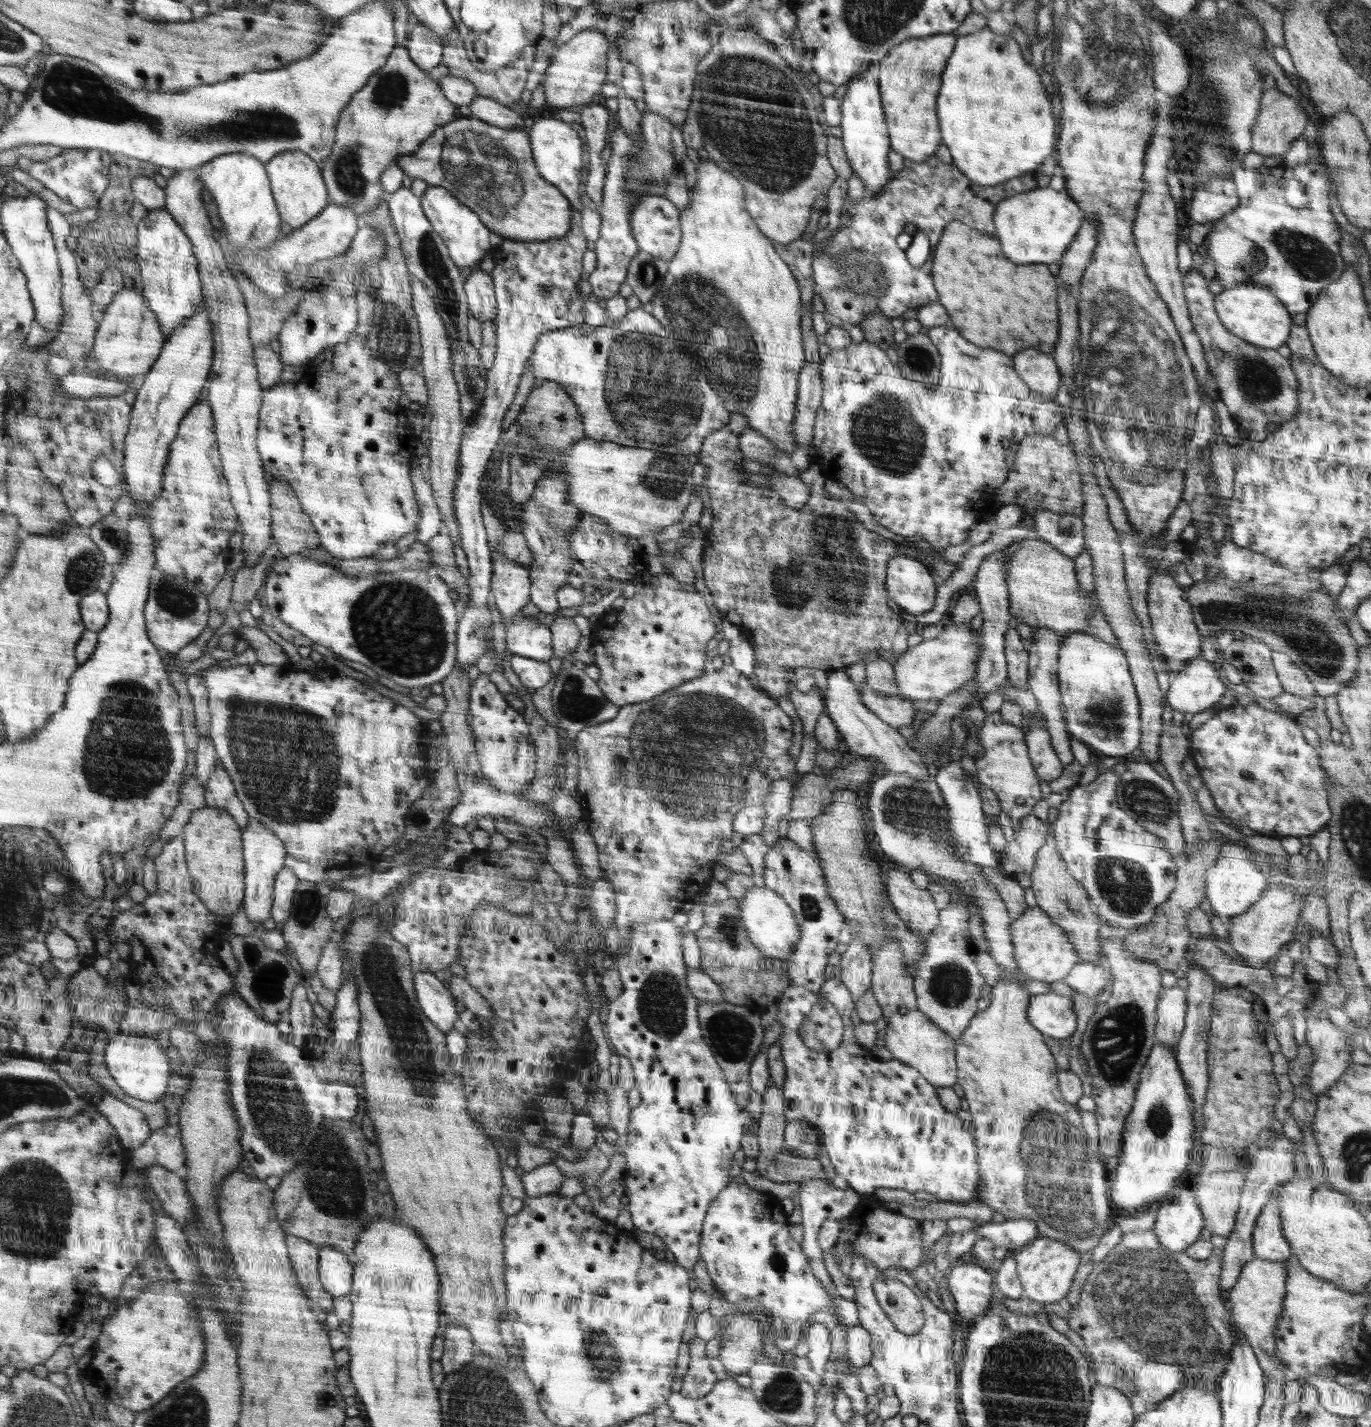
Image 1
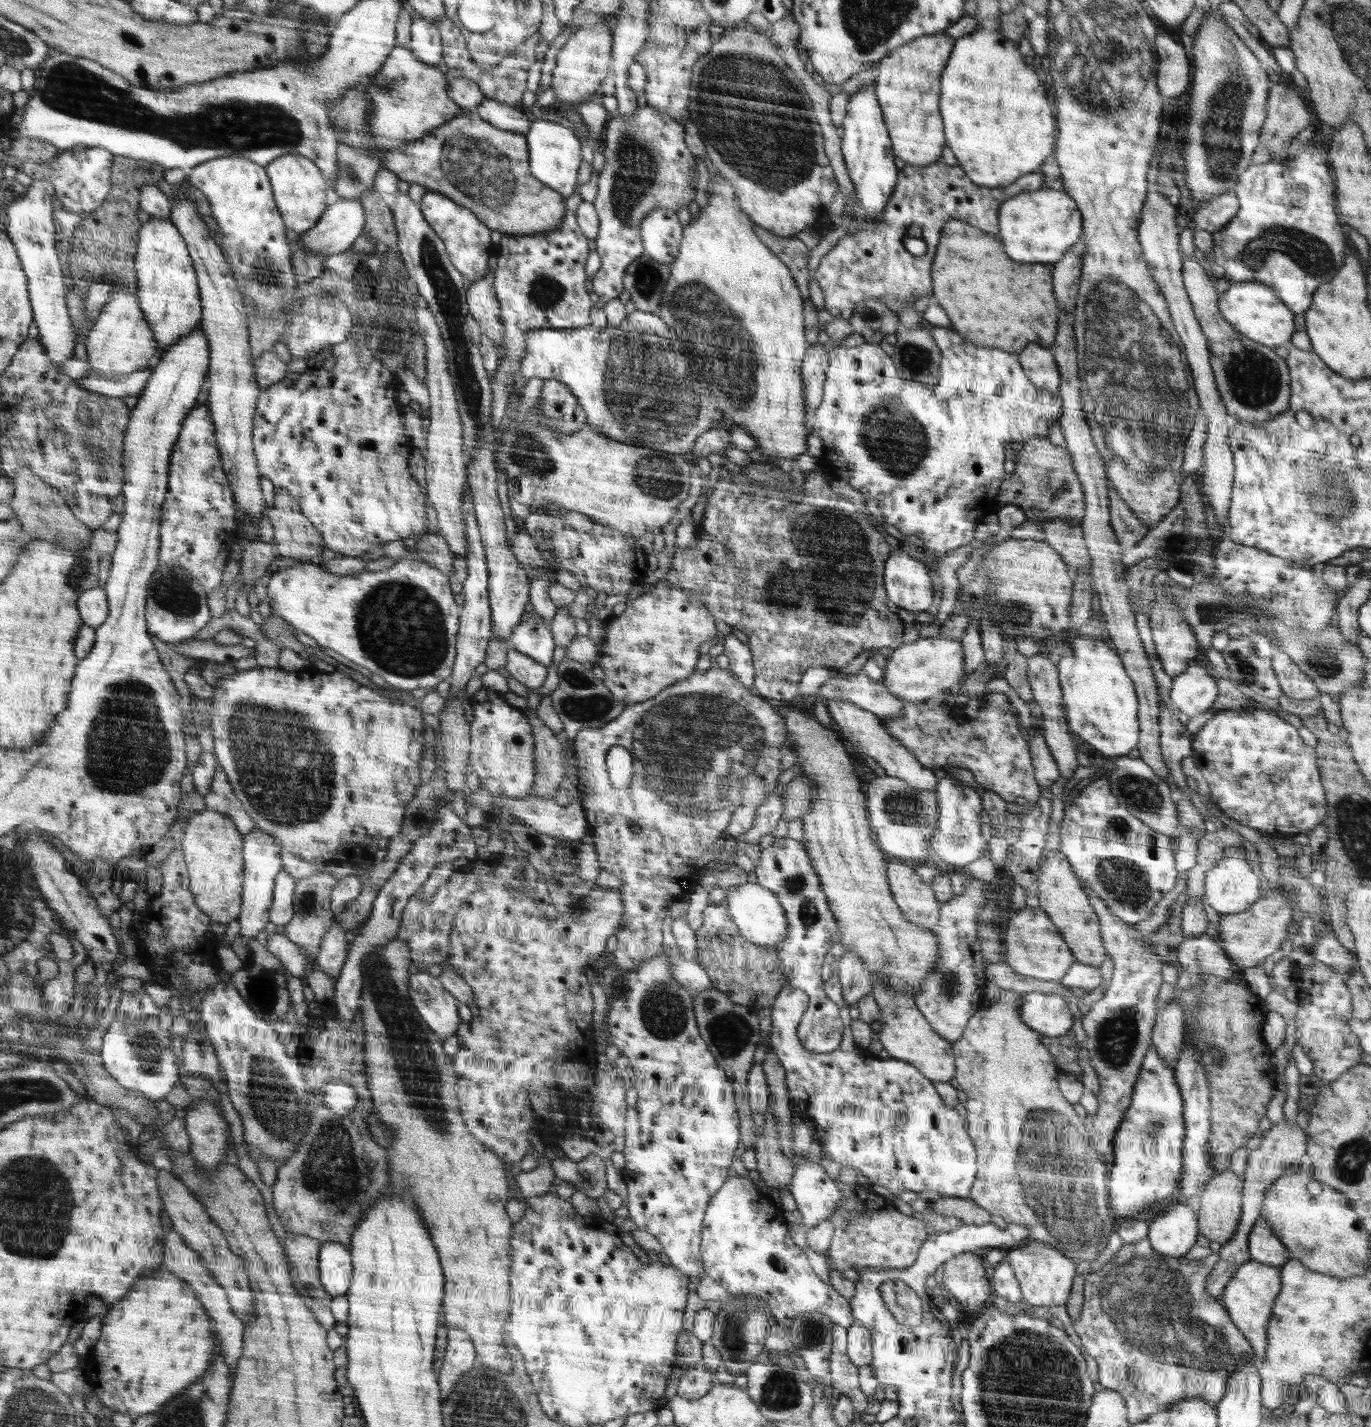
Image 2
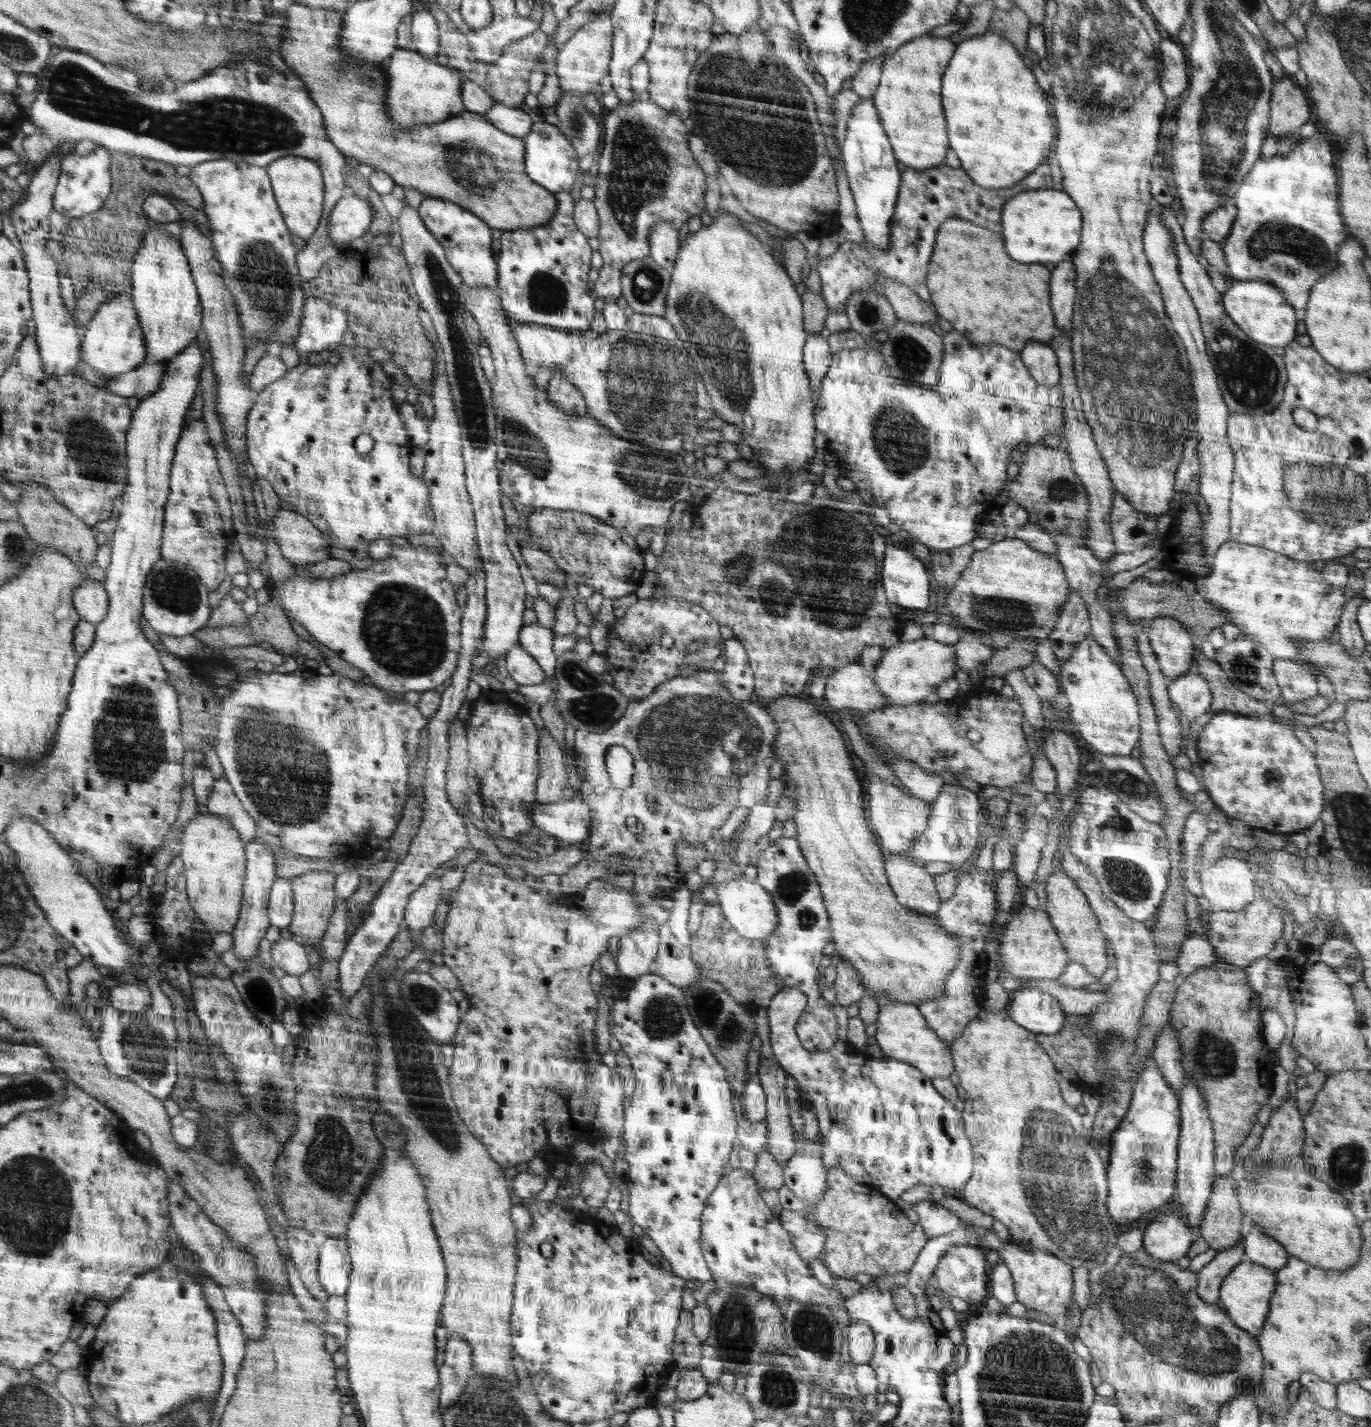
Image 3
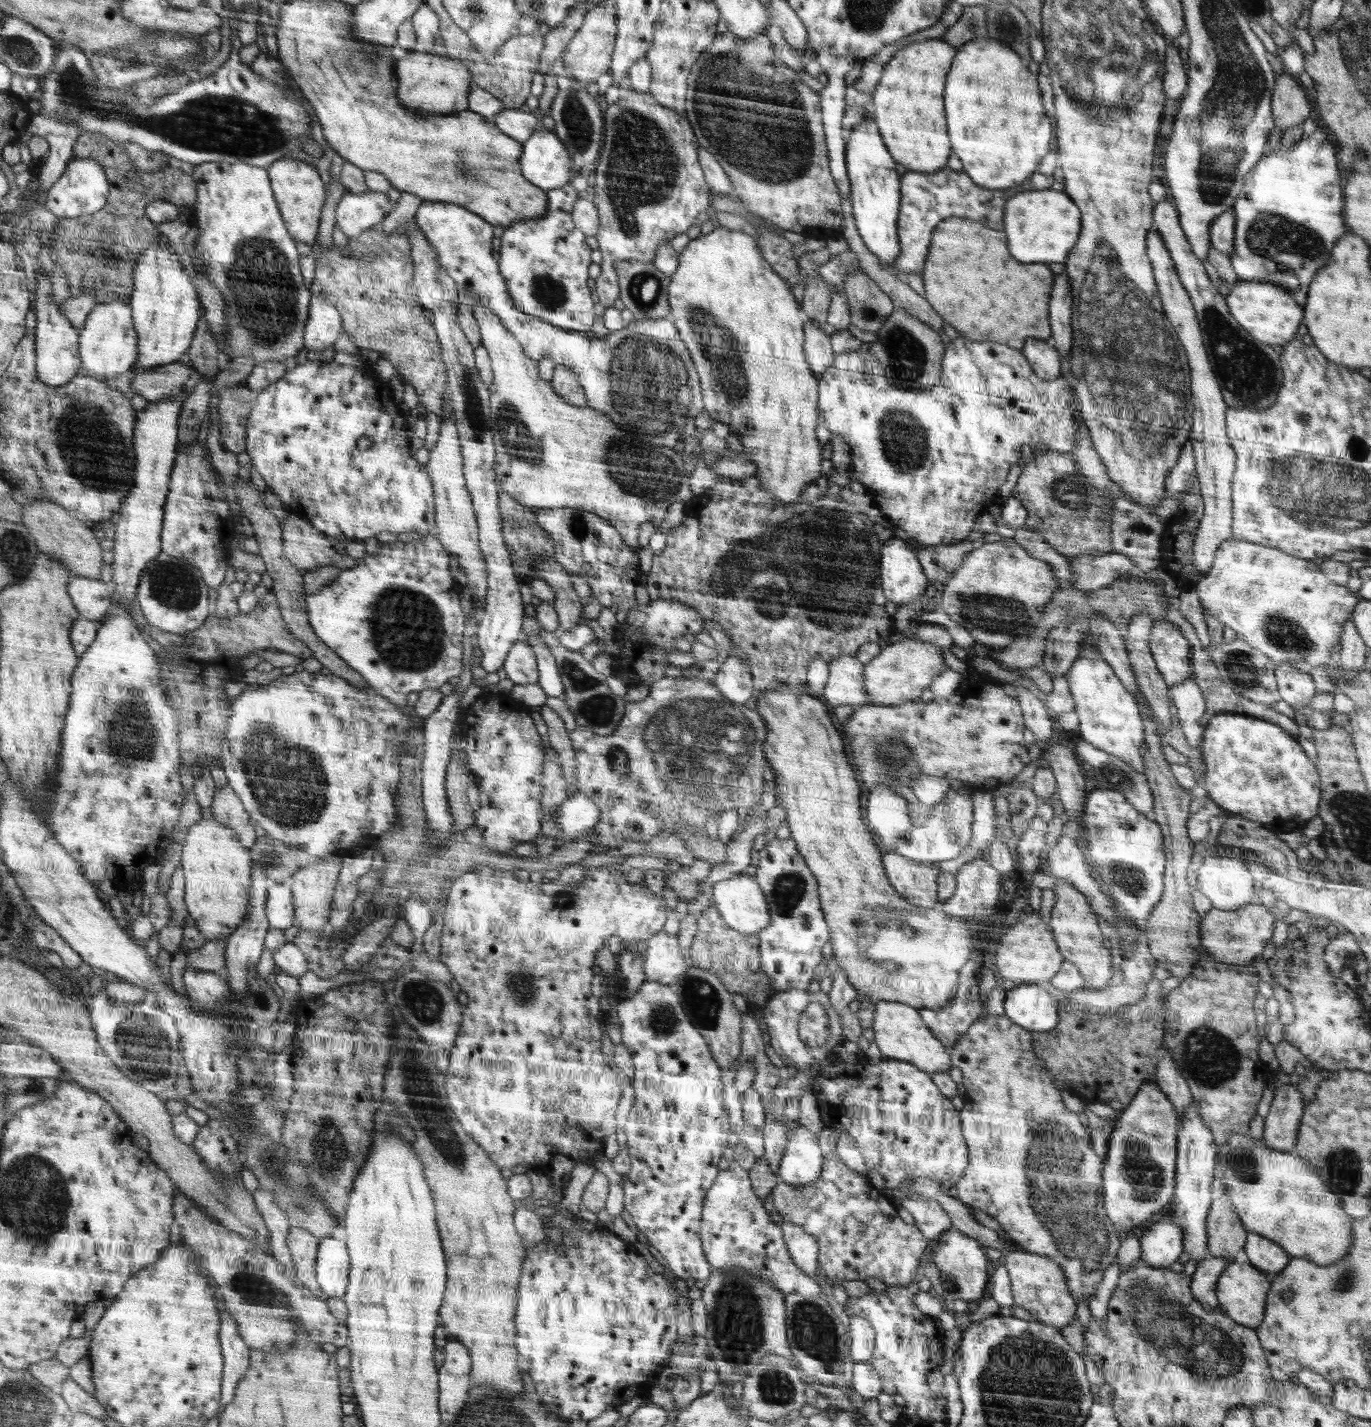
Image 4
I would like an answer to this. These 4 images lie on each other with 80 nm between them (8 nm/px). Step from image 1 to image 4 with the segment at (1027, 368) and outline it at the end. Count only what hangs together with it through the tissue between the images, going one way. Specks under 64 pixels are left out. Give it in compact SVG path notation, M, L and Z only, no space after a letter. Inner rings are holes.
M1028 339L1022 352L1040 380L1056 380L1061 376L1060 353L1049 342Z

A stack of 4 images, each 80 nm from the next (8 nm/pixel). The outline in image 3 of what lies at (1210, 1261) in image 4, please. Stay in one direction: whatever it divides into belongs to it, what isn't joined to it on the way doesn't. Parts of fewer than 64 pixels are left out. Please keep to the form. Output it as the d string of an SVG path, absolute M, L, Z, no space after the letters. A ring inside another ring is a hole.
M1238 1241L1234 1248L1217 1252L1217 1256L1197 1273L1196 1292L1200 1300L1209 1305L1219 1304L1222 1281L1236 1265L1241 1263L1242 1256L1244 1256L1243 1241Z

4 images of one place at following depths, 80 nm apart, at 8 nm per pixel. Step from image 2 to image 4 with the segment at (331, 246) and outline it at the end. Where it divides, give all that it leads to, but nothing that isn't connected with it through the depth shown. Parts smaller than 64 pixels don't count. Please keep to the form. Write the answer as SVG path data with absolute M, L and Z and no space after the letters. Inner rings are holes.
M347 192L335 208L335 225L345 236L359 238L364 231L379 227L380 222L386 218L386 212L392 214L386 192Z

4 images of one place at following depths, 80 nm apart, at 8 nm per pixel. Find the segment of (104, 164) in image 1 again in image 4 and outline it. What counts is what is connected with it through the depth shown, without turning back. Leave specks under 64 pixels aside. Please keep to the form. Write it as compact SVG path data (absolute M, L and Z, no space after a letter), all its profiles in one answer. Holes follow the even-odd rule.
M72 159L64 176L49 192L46 207L59 217L80 218L100 212L109 201L112 188L105 166L96 159Z

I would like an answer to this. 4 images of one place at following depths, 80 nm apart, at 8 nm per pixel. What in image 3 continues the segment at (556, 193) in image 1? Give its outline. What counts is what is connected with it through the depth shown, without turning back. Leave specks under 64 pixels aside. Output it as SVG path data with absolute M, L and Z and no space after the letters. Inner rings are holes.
M296 2L289 7L287 14L279 44L283 60L311 91L311 97L322 113L327 135L344 156L355 158L359 164L367 164L376 171L389 174L395 184L402 185L406 189L415 188L425 197L455 201L456 204L469 209L492 228L498 230L536 228L551 222L558 210L556 197L553 192L527 175L526 141L522 137L505 133L483 115L470 111L442 122L421 124L405 130L399 124L395 124L388 113L386 105L388 78L386 72L383 72L384 63L371 66L343 52L342 37L340 37L343 24L342 12L314 8Z

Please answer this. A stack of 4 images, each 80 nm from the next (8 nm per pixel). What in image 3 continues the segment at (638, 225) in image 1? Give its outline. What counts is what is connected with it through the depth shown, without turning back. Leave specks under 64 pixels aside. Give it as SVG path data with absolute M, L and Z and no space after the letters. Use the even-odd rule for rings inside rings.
M668 221L656 223L650 236L650 258L662 268L672 270L679 253L681 243L678 240L679 230Z

